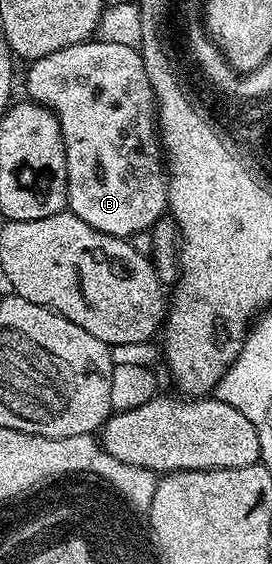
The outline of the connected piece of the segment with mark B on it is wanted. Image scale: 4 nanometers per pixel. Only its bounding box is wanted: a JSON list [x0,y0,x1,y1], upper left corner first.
[25,40,168,239]

